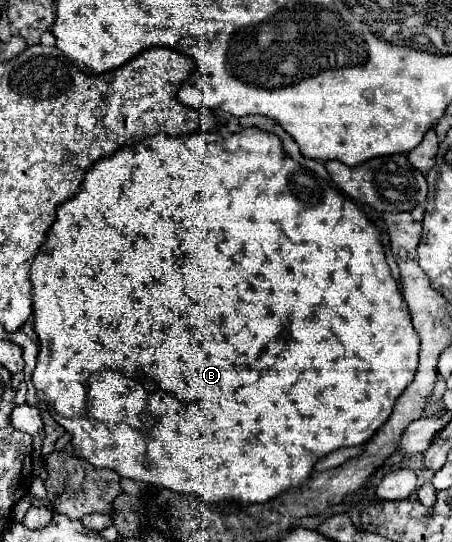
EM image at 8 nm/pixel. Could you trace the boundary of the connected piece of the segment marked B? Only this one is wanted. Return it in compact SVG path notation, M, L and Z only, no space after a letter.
M245 128L241 132L231 134L229 138L223 138L215 132L205 132L205 134L196 132L195 134L187 134L187 136L155 134L147 140L141 140L141 142L133 144L133 146L123 146L103 160L97 160L87 170L81 192L57 208L55 222L45 232L45 242L41 244L41 248L35 254L33 268L30 271L30 280L33 284L33 288L31 288L33 328L39 336L39 354L37 354L37 366L35 366L35 372L33 372L33 386L37 390L37 400L47 402L47 410L53 416L53 420L57 424L61 424L71 434L71 444L75 448L75 454L79 458L87 460L95 468L111 468L119 476L125 476L125 478L131 478L131 480L141 480L141 482L147 482L147 484L163 486L171 492L185 494L185 496L193 494L193 496L201 498L203 502L213 504L221 510L227 510L233 504L237 504L237 506L261 504L261 502L267 502L271 498L281 496L283 492L287 492L291 488L305 486L311 478L313 466L323 456L327 456L329 452L333 452L337 448L365 444L369 438L373 438L373 434L391 416L397 398L413 382L417 362L419 362L419 336L413 330L409 308L407 308L407 304L405 304L405 300L403 300L403 296L397 288L397 282L393 280L393 276L389 272L389 266L385 262L385 252L383 252L377 228L369 222L365 212L361 212L355 202L347 200L345 196L339 196L339 192L333 190L327 182L323 182L323 178L305 170L301 164L297 164L295 160L285 156L281 140L275 134L261 132L257 128Z

